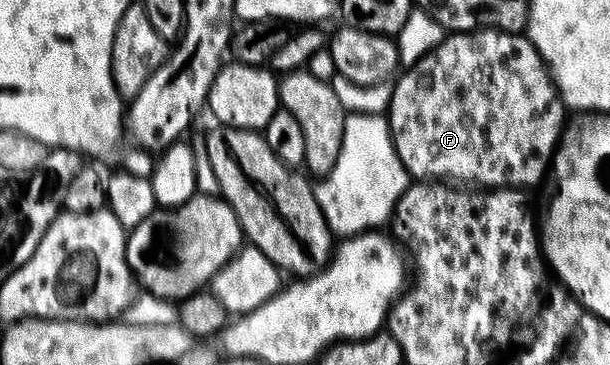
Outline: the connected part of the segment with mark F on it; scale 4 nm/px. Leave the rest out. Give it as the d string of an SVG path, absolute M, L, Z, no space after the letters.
M477 30L474 32L455 32L450 36L444 37L435 49L430 50L428 54L419 59L414 66L404 69L404 74L398 75L399 83L395 86L395 91L391 94L391 114L389 113L389 121L391 124L391 142L395 145L401 164L406 168L408 175L415 180L450 180L455 184L474 184L479 188L528 188L527 186L535 186L543 178L543 173L548 173L549 163L553 158L553 151L556 149L557 143L560 141L559 129L562 128L563 122L559 118L551 118L550 110L554 108L555 102L557 106L557 98L553 90L553 79L549 73L548 67L545 65L543 58L540 56L538 50L535 49L534 44L531 43L530 38L524 36L519 32L504 32L502 30Z

